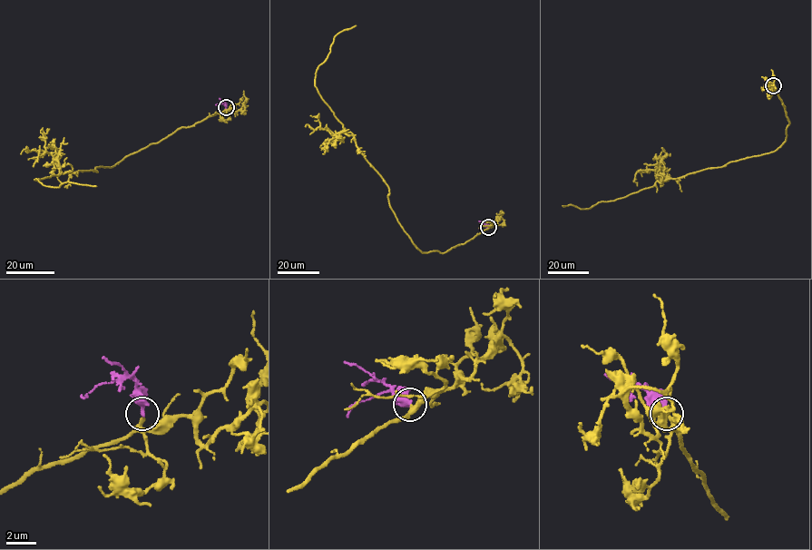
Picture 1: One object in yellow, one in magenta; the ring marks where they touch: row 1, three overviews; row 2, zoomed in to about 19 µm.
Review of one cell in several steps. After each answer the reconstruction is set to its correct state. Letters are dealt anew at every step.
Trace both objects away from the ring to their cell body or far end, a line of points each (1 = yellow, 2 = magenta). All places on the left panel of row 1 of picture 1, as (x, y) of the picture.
1: (226, 108), (112, 167), (59, 170), (34, 180), (53, 187), (67, 181), (96, 186)
2: (226, 108), (223, 102), (215, 104)

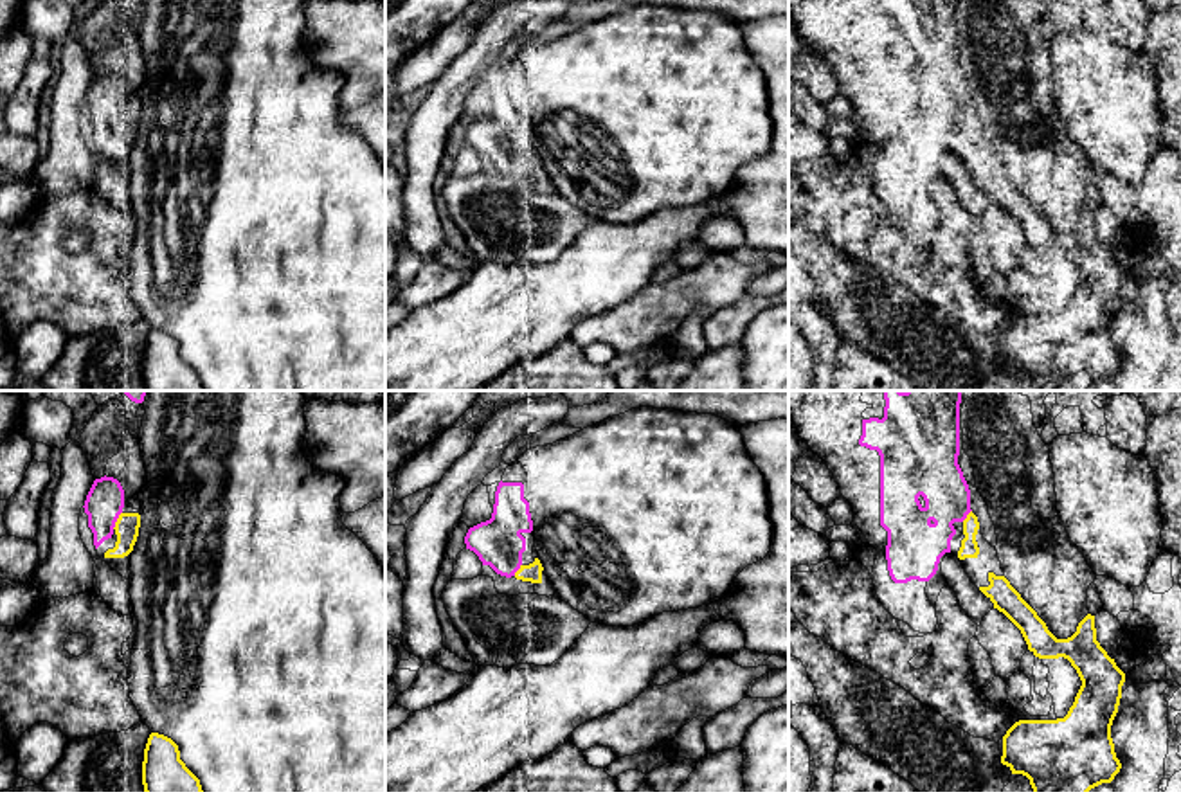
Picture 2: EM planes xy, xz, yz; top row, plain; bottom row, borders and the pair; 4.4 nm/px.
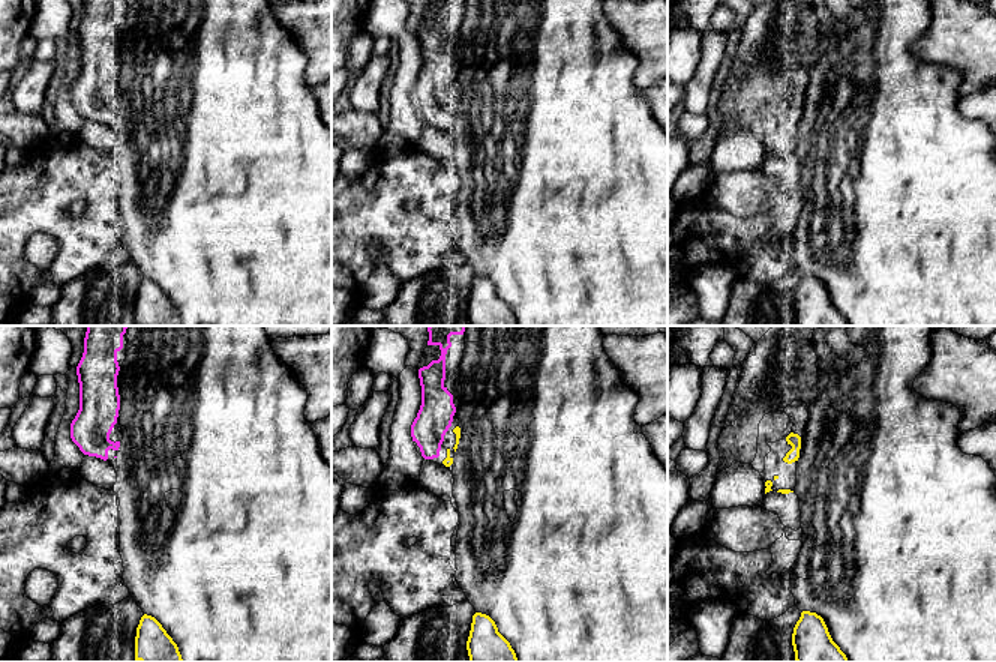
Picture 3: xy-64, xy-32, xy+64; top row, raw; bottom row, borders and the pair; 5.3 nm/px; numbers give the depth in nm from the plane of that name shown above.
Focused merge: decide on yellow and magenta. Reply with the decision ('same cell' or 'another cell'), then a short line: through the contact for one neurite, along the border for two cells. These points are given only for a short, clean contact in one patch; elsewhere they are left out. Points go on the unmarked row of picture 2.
same cell

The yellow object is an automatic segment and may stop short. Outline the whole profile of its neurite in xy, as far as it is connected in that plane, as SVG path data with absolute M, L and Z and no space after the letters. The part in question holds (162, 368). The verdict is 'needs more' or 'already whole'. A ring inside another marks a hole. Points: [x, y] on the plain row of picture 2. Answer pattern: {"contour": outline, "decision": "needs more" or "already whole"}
{"contour": "M151 329L144 346L142 382L146 391L203 391L200 376L180 356L178 342Z", "decision": "already whole"}

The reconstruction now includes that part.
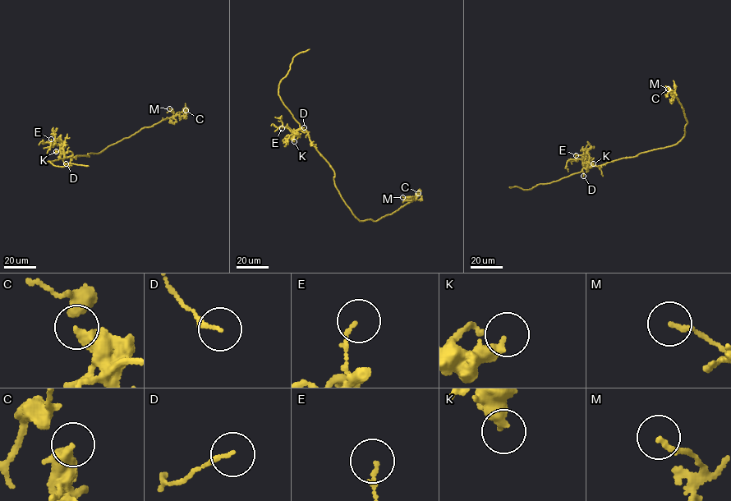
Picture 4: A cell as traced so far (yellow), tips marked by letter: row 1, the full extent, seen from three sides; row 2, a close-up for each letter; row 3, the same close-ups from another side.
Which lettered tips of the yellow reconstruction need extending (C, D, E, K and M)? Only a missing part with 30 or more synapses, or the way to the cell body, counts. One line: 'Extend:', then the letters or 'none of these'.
Extend: K

